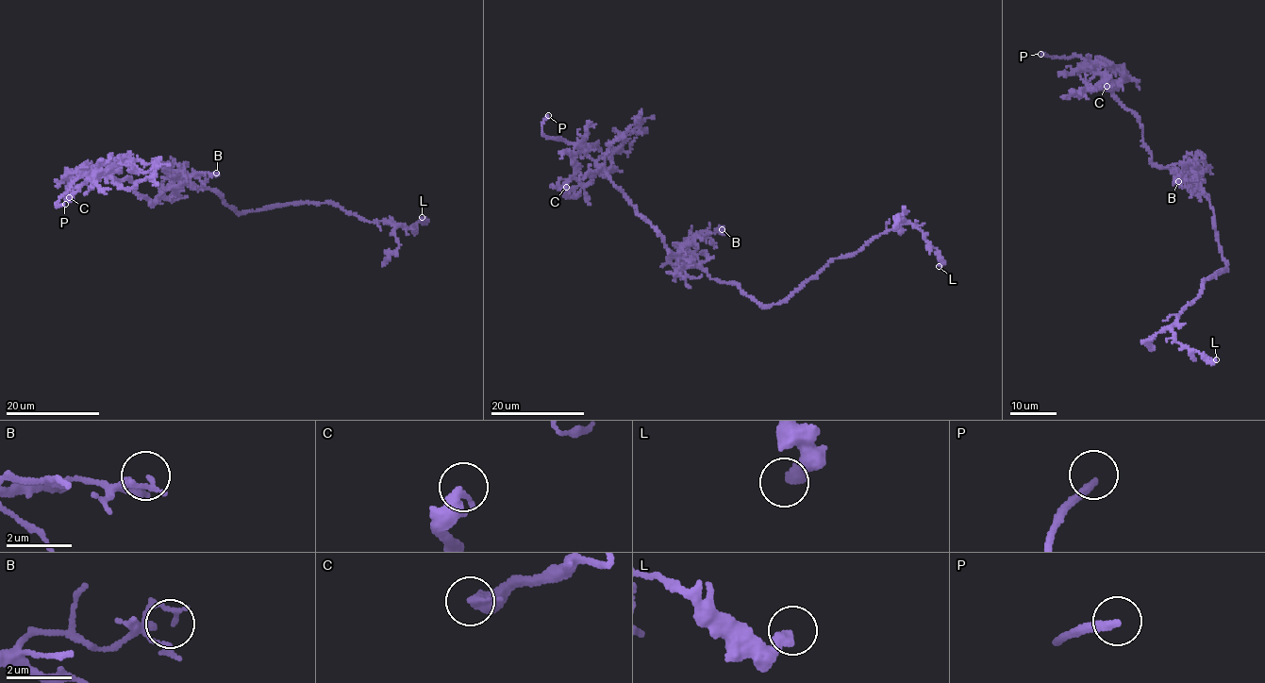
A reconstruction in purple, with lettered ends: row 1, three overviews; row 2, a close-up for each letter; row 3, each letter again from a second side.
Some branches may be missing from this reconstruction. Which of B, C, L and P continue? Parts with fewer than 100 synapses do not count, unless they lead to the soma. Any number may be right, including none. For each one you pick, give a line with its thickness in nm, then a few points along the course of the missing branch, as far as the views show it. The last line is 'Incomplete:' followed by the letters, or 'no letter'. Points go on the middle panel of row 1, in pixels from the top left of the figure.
P: 240 nm
Incomplete: P

